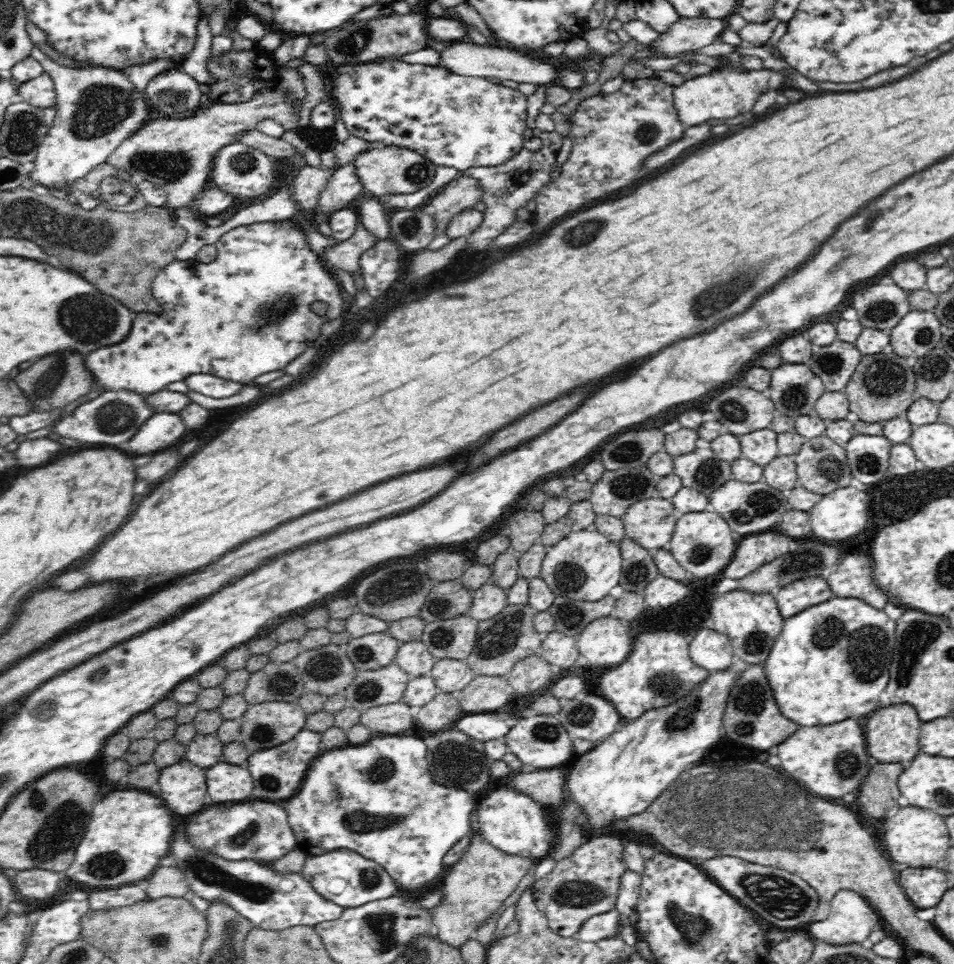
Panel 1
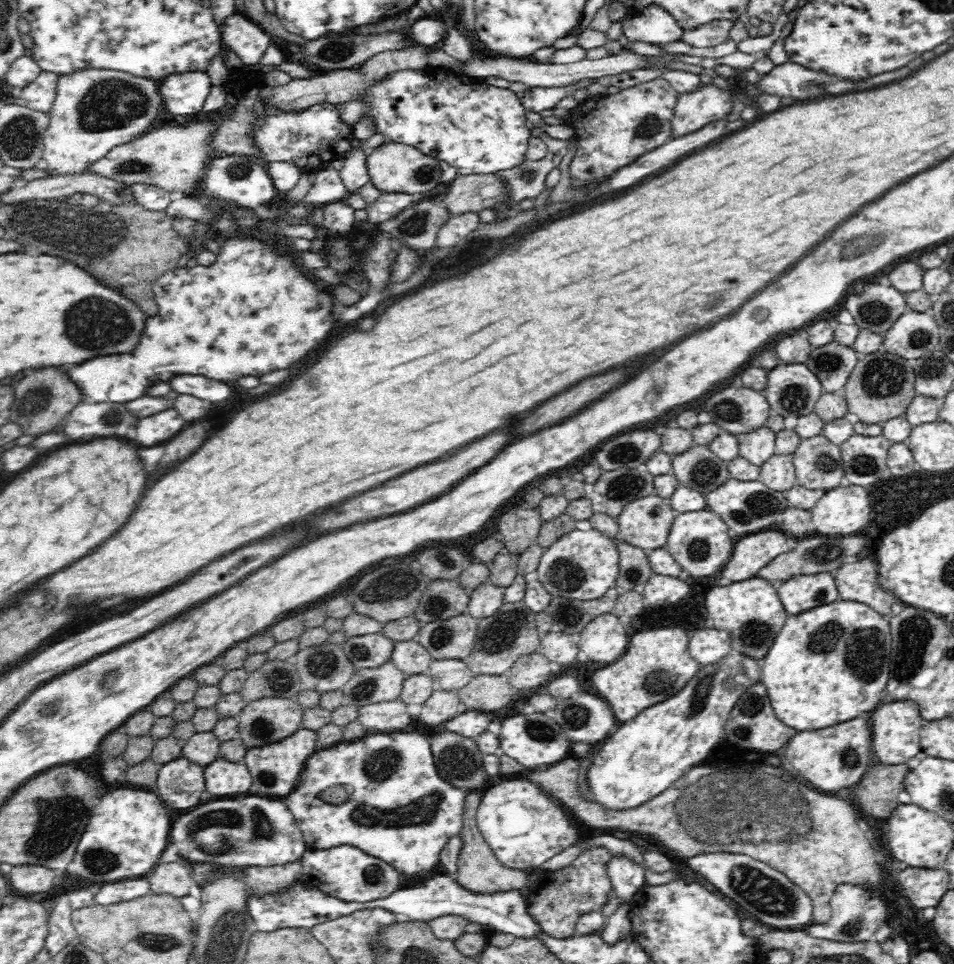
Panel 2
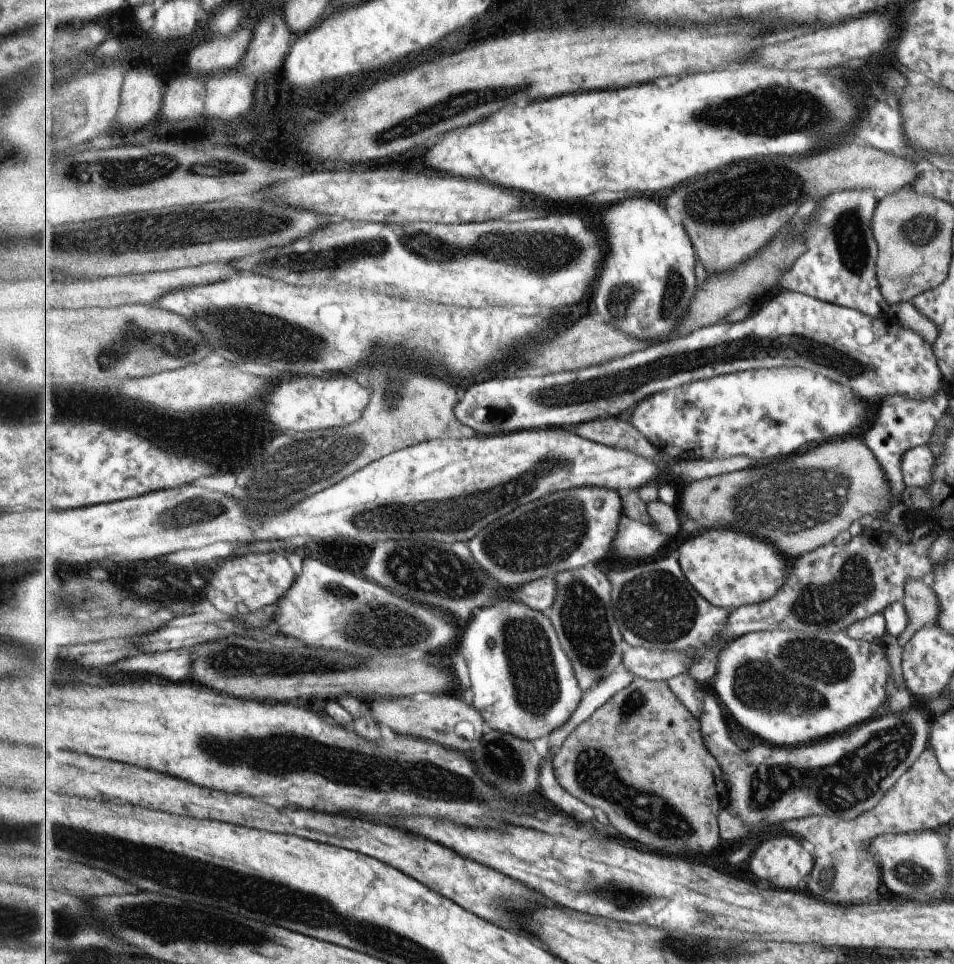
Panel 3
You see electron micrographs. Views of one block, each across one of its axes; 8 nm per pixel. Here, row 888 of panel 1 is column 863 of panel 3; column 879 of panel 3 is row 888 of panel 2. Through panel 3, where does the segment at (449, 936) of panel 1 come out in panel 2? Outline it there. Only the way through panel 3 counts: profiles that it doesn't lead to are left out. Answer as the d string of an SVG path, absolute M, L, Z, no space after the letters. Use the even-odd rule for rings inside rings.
M482 789L469 790L466 793L463 804L463 821L459 838L462 841L462 846L458 855L458 872L456 874L456 881L460 885L478 893L493 893L506 892L514 889L521 889L527 891L528 888L535 884L538 880L531 881L529 874L520 872L519 870L512 870L503 864L500 864L494 853L490 850L489 844L485 838L481 836L481 832L477 827L475 814L482 800Z

